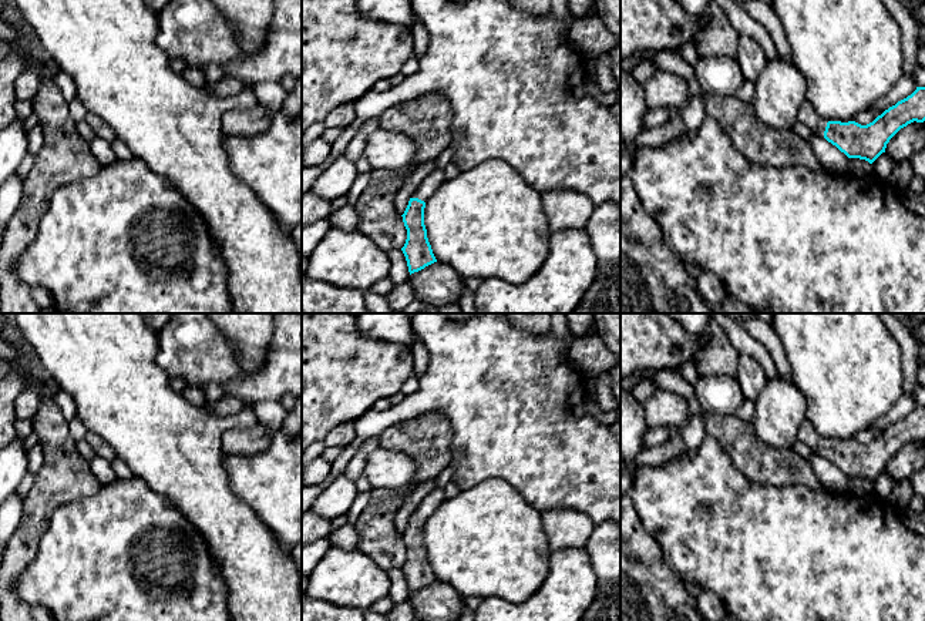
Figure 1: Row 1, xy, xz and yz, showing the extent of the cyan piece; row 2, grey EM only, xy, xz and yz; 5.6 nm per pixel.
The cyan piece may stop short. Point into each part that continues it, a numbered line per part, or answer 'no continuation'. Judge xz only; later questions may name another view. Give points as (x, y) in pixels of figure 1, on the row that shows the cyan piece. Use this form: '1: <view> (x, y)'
1: xz (429, 185)

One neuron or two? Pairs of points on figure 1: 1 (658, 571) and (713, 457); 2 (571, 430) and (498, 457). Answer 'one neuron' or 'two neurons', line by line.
1: two neurons
2: one neuron

